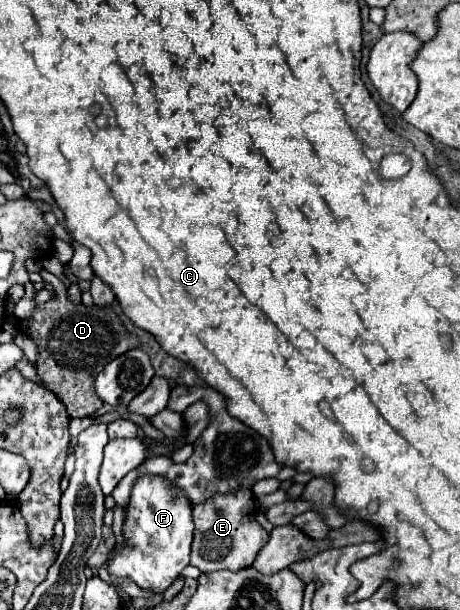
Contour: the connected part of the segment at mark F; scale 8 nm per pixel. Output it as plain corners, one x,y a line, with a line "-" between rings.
141,475
133,483
131,499
125,511
123,545
113,549
107,571
111,575
131,579
145,590
161,593
189,565
191,539
193,517
189,499
185,499
185,495
181,495
169,479
161,479
161,475

